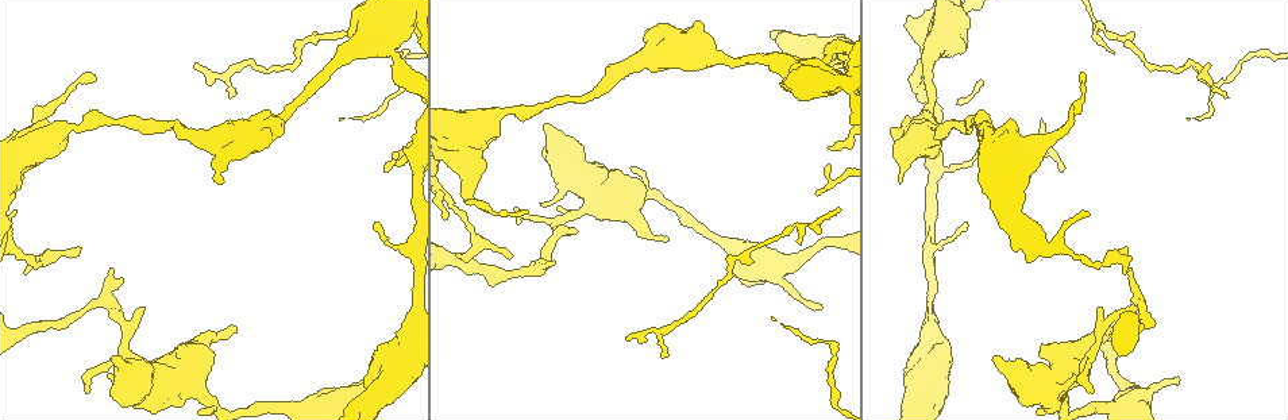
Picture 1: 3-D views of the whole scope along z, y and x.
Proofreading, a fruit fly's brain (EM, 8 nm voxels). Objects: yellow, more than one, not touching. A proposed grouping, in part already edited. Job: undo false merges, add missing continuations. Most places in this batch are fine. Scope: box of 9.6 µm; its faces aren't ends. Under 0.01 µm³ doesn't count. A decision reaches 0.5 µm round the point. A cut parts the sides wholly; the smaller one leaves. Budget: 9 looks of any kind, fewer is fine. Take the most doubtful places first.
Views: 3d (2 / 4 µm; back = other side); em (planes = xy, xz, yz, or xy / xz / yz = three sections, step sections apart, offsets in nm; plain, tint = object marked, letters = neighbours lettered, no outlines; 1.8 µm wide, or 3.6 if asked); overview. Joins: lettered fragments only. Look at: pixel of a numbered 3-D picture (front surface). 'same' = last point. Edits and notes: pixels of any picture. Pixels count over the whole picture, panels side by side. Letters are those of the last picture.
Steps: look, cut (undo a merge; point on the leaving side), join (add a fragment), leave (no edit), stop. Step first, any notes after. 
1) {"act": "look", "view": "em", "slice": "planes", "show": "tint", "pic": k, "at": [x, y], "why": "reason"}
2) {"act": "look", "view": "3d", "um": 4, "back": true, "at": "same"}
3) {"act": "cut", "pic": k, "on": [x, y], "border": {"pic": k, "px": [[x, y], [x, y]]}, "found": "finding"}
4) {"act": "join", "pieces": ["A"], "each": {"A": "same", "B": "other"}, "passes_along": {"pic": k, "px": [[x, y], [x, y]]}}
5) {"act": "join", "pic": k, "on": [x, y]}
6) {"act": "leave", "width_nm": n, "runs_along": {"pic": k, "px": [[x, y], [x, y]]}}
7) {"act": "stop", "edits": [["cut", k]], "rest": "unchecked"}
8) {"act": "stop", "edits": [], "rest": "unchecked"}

{"act": "look", "view": "em", "slice": "xy", "step": 4, "show": "letters", "pic": 1, "at": [236, 328]}

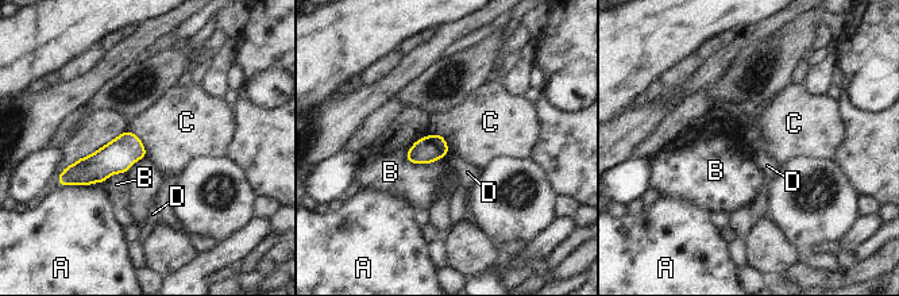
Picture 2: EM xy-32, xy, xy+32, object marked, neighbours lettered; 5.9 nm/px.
{"act": "look", "view": "em", "slice": "xz", "step": 4, "show": "letters", "at": "same"}

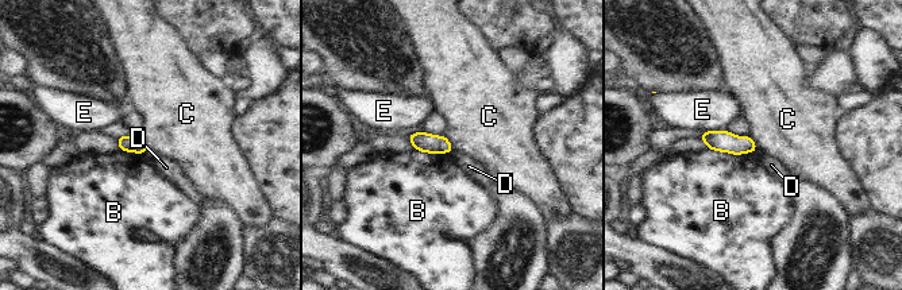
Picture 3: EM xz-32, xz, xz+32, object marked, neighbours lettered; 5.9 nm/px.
{"act": "leave", "longest_contact_nm": ["B", 280], "each": {"B": "other", "C": "other", "D": "other", "E": "other"}, "border": {"pic": 3, "px": [[748, 135], [755, 143], [756, 151]]}, "found": "no lettered fragment goes on from it"}

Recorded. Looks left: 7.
{"act": "look", "view": "em", "slice": "planes", "show": "letters", "pic": 1, "at": [353, 118], "why": "tapers out"}

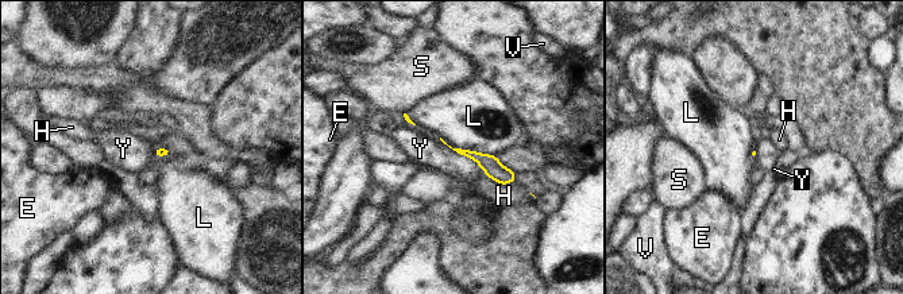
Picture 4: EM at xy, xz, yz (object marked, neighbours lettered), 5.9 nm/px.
{"act": "leave", "longest_contact_nm": ["L", 340], "each": {"E": "other", "H": "other", "L": "other", "S": "other", "V": "other", "Y": "other"}, "runs_along": {"pic": 4, "px": [[467, 153], [510, 178]]}, "found": "no lettered fragment goes on from it"}

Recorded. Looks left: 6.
{"act": "look", "view": "em", "um": 3.6, "slice": "planes", "show": "letters", "pic": 1, "at": [1178, 378], "why": "branch stops here"}

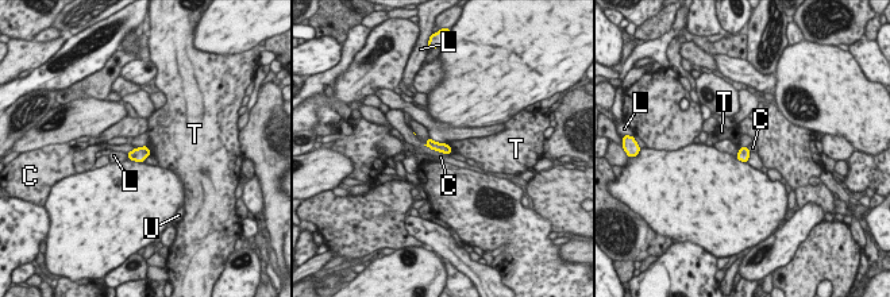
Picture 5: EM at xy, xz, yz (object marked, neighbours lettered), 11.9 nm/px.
{"act": "leave", "each": {"C": "other", "L": "other", "T": "other", "U": "other"}, "border": {"pic": 5, "px": [[423, 145], [449, 154]]}, "found": "no lettered fragment goes on from it"}

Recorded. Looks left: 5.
{"act": "look", "view": "3d", "um": 4, "pic": 1, "at": [799, 241], "why": "thin end"}

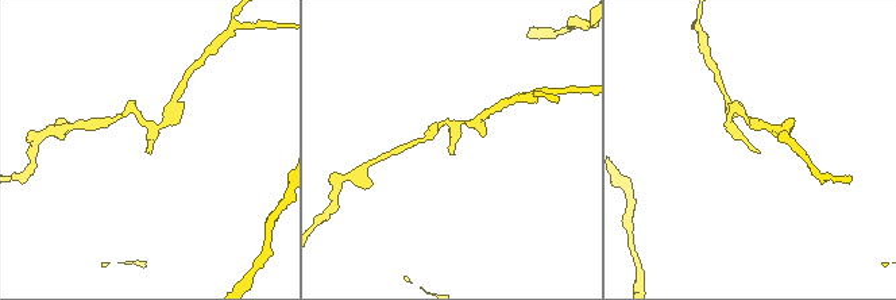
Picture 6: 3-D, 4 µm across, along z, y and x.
{"act": "look", "view": "em", "slice": "xy", "step": 4, "show": "tint", "pic": 6, "at": [150, 152], "why": "shape alone is not enough"}

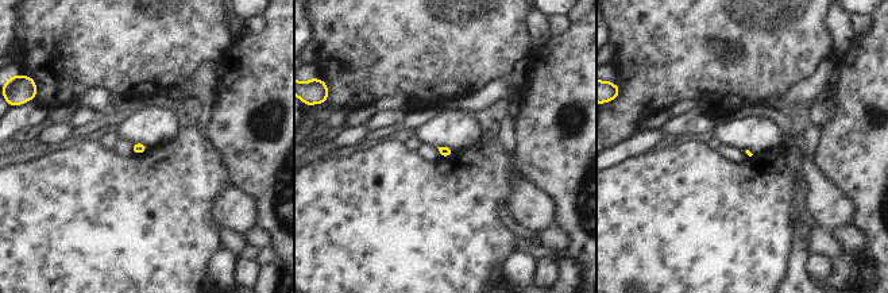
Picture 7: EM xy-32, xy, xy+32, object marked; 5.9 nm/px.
{"act": "look", "view": "em", "slice": "planes", "show": "letters", "at": "same", "why": "cut it another way"}

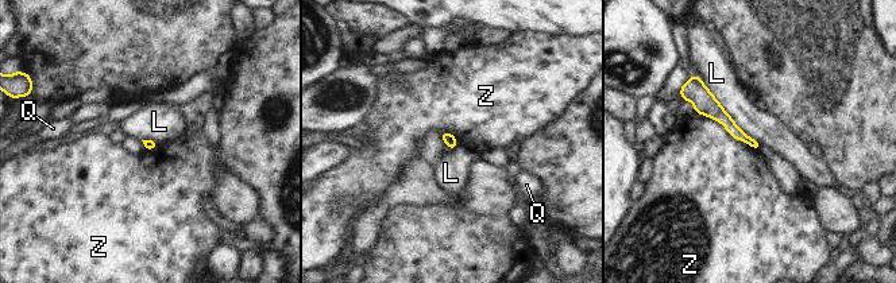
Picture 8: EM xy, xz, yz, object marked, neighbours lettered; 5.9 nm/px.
{"act": "leave", "longest_contact_nm": ["L", 550], "each": {"L": "other", "Q": "other", "Z": "other"}, "found": "no lettered fragment goes on from it"}

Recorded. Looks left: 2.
{"act": "stop", "edits": [], "rest": "unchecked"}

